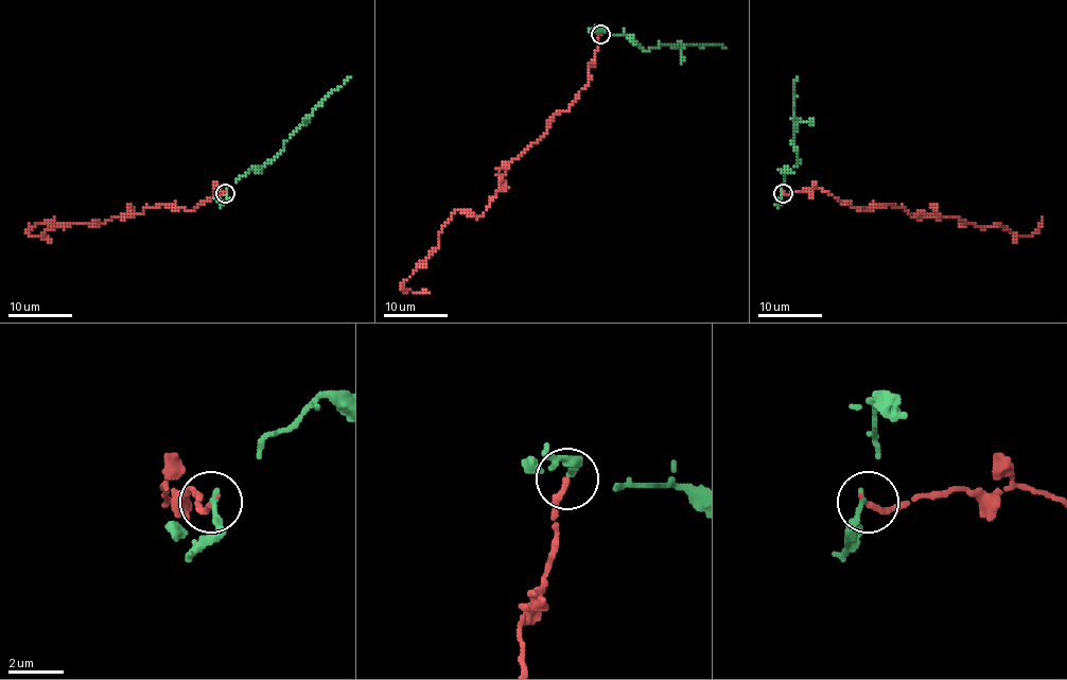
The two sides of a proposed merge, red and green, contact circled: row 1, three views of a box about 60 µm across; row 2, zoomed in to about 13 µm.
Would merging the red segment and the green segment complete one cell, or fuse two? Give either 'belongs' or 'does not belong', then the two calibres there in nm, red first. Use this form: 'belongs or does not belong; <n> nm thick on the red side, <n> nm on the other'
does not belong; 240 nm thick on the red side, 260 nm on the other

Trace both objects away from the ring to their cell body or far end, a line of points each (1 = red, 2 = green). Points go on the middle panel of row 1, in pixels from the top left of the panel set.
1: (600, 34), (578, 98), (508, 164), (479, 218), (452, 215), (439, 246), (403, 285), (430, 294)
2: (600, 32), (629, 35), (645, 51), (660, 44), (677, 45), (680, 41), (724, 47)

